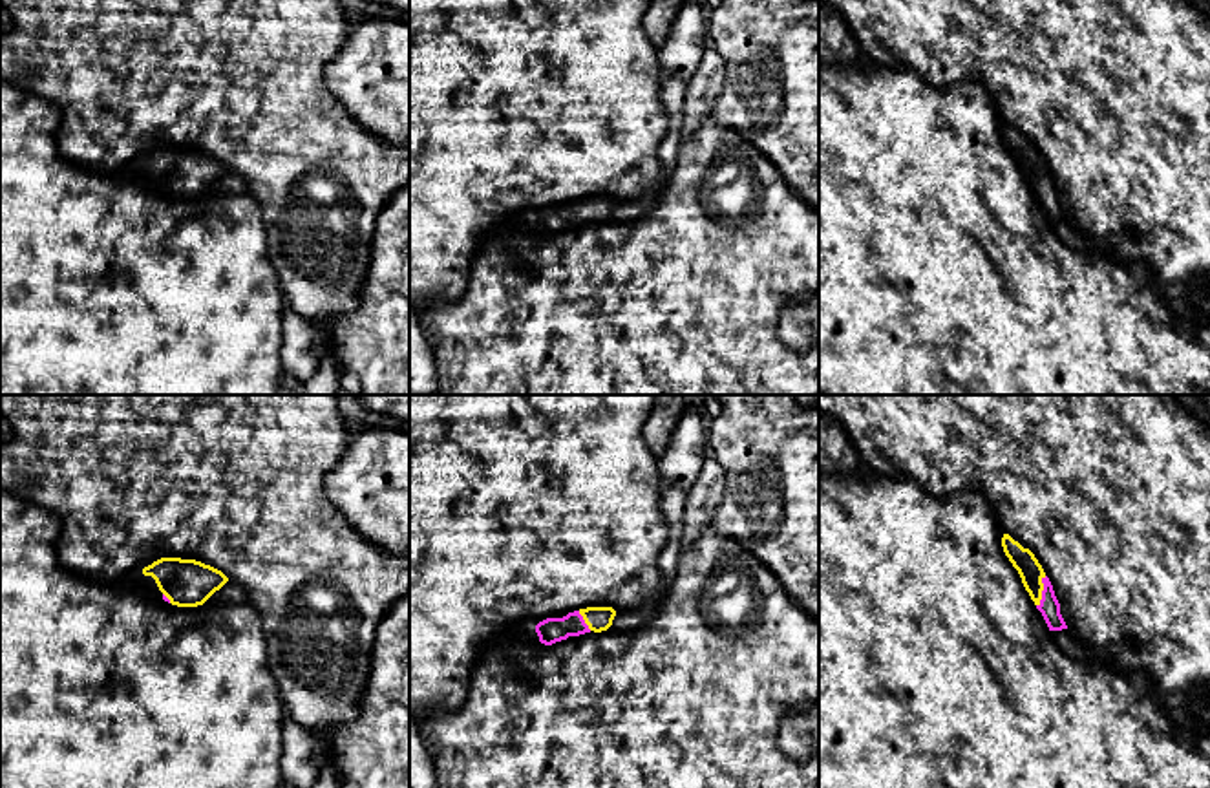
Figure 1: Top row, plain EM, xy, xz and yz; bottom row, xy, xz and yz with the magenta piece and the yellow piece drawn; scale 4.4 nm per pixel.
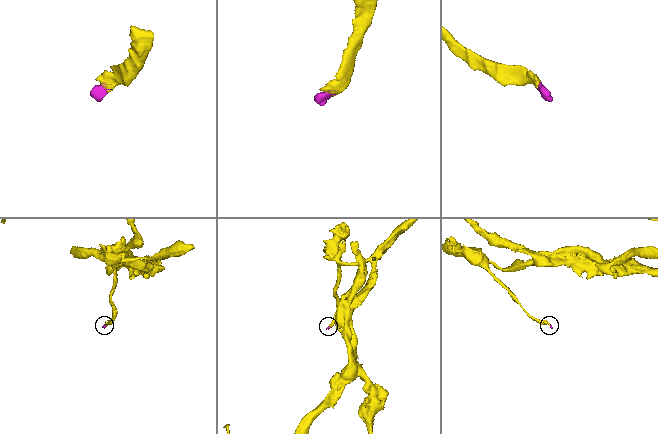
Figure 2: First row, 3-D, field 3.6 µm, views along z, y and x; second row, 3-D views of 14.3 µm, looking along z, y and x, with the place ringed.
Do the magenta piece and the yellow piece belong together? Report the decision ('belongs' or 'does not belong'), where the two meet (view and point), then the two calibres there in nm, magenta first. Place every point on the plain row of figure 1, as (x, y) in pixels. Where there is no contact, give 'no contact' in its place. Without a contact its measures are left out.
belongs; contact yz (1042, 181); calibres 90 and 110 nm

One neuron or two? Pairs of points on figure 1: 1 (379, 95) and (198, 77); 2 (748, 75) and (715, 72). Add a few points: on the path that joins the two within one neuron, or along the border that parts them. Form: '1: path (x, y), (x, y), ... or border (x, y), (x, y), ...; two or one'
1: border (339, 48), (326, 66), (326, 85), (359, 123); two
2: border (710, 46), (724, 66), (724, 85), (711, 114); two

